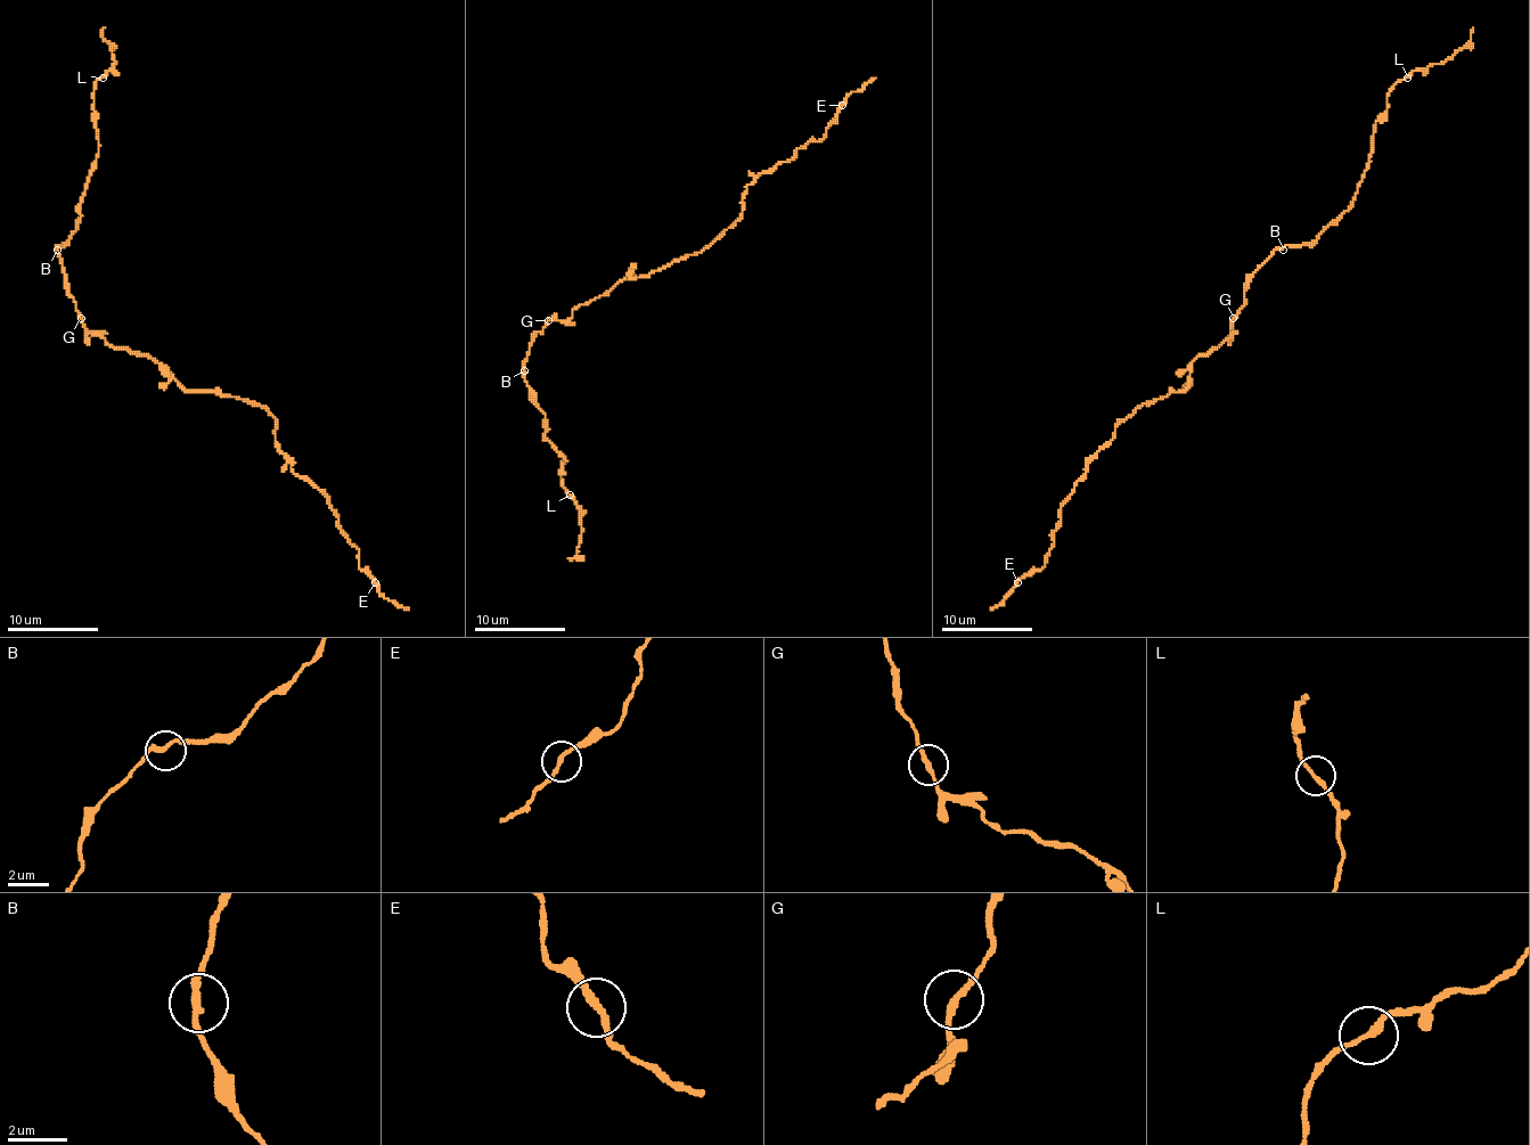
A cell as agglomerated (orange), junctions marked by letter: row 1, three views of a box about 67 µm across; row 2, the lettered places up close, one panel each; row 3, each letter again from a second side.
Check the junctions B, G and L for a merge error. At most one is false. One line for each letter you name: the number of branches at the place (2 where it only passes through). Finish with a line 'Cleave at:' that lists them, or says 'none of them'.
Cleave at: none of them

